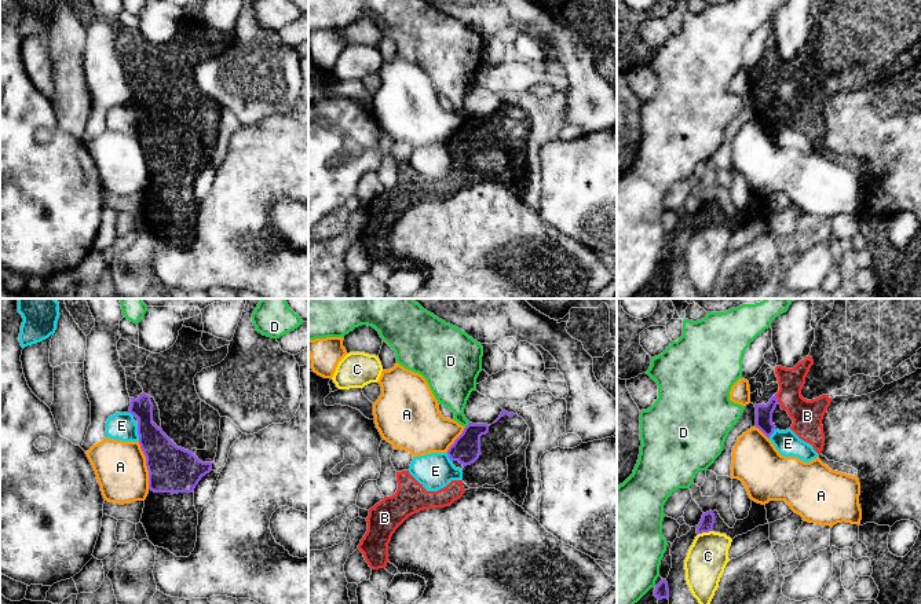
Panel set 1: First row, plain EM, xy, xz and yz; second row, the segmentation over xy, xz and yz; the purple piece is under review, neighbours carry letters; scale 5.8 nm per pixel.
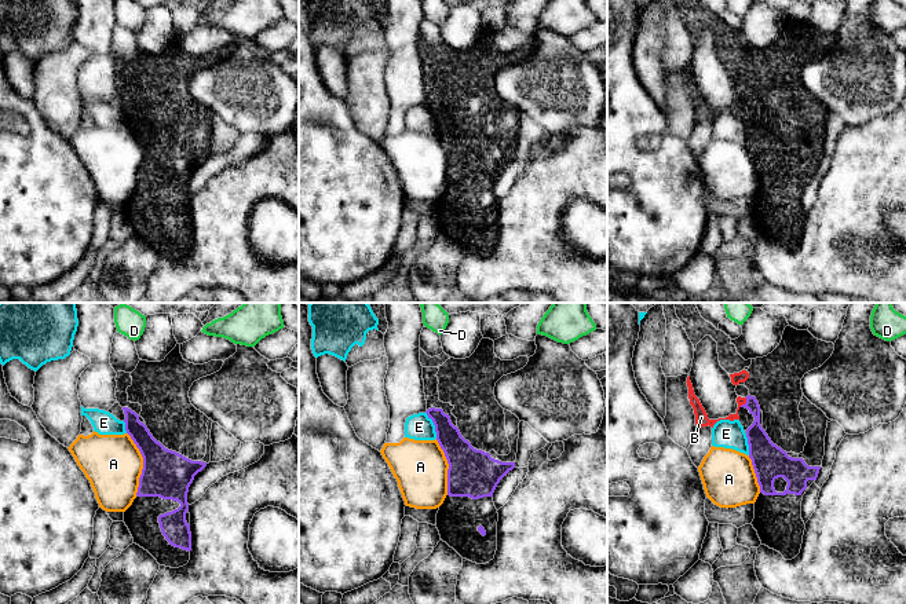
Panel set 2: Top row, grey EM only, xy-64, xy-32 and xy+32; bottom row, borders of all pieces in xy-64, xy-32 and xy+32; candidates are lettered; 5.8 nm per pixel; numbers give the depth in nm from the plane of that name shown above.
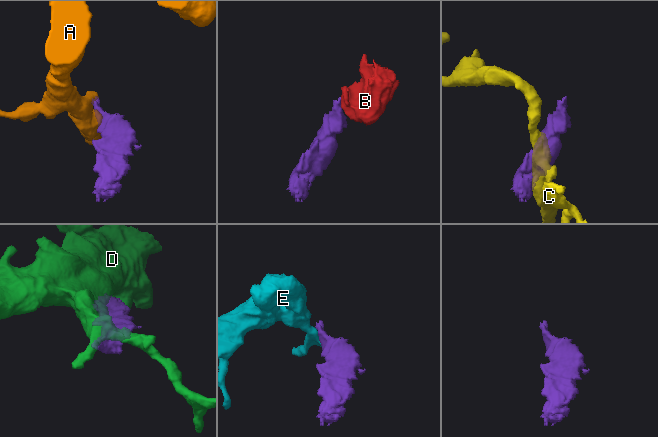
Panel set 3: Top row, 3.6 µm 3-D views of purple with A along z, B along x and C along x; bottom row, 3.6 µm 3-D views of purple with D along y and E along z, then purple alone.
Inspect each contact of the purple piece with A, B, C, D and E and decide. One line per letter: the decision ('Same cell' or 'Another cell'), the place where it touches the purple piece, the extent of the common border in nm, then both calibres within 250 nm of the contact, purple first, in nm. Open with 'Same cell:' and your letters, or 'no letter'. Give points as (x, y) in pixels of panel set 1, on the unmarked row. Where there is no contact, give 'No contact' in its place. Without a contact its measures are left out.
Same cell: B
A: Another cell. Touches purple at xy (146, 157). Shared border 280 nm. Thickness 280 nm (purple) against 300 nm
B: Same cell. Touches purple at yz (775, 90). Shared border 60 nm. Thickness 100 nm (purple) against 180 nm
C: Another cell. Touches purple at yz (705, 223). Shared border 90 nm. Thickness 80 nm (purple) against 240 nm
D: Another cell. Touches purple at xz (467, 117). Shared border 40 nm. Thickness 160 nm (purple) against 240 nm
E: Another cell. Touches purple at xy (138, 125). Shared border 100 nm. Thickness 240 nm (purple) against 160 nm

